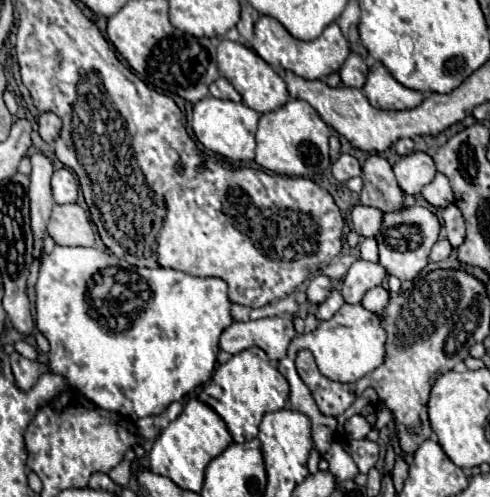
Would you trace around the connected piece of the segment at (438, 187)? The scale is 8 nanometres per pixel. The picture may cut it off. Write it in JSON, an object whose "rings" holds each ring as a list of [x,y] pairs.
{"rings":[[[438,173],[432,183],[428,183],[424,189],[422,189],[422,197],[434,205],[434,207],[448,207],[454,203],[454,195],[452,195],[452,189],[450,189],[450,183],[448,179]]]}

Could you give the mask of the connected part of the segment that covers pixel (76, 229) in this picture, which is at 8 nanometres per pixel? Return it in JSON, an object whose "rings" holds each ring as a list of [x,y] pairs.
{"rings":[[[76,203],[54,205],[48,221],[48,235],[62,247],[94,247],[88,213]]]}

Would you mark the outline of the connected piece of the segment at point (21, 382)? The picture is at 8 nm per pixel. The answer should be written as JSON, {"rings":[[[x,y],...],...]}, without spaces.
{"rings":[[[12,353],[10,355],[10,363],[12,363],[12,371],[14,371],[14,377],[16,377],[16,385],[22,389],[22,391],[28,391],[40,375],[48,373],[50,367],[48,363],[40,363],[40,361],[30,361],[26,357],[22,357],[20,353]]]}

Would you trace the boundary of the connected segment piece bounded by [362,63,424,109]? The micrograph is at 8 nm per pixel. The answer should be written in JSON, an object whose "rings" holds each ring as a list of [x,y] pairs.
{"rings":[[[374,63],[362,91],[372,107],[380,109],[412,109],[424,101],[420,91],[400,85],[382,63]]]}

